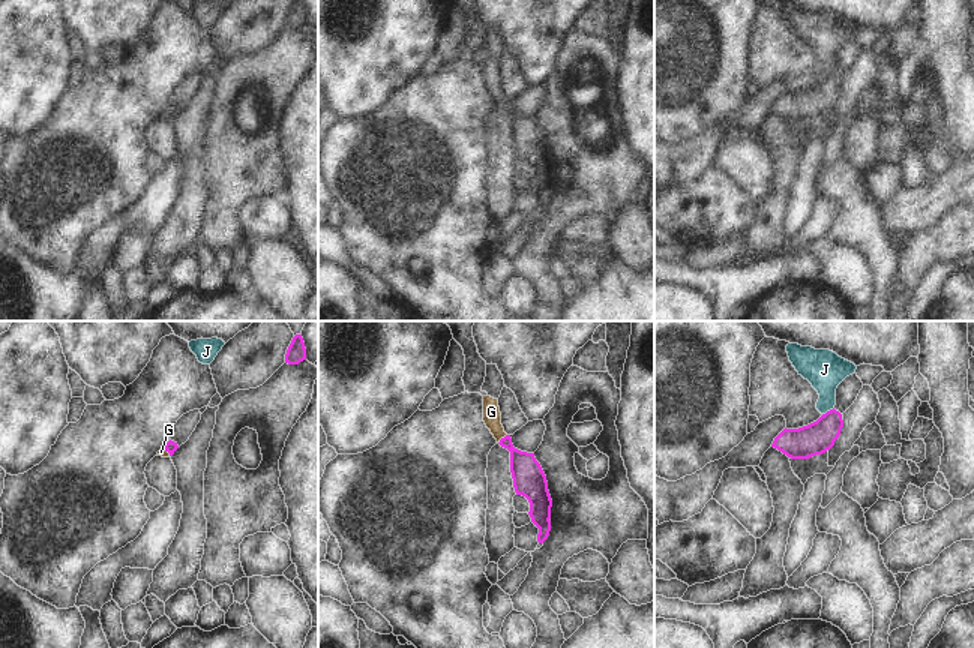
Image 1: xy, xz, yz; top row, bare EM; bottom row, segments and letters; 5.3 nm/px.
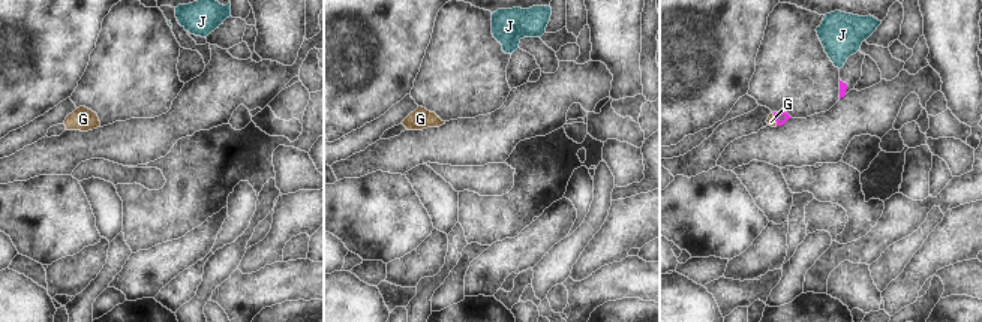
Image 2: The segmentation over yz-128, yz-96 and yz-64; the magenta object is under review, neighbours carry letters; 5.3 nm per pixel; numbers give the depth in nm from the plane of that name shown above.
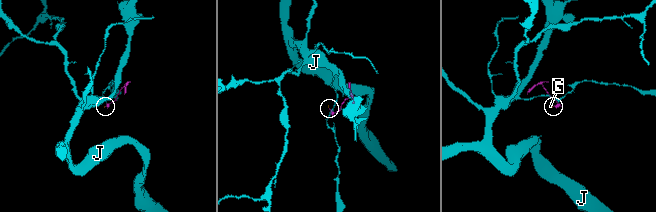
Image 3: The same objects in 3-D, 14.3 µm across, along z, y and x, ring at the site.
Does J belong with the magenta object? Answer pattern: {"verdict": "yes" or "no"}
{"verdict": "no"}

